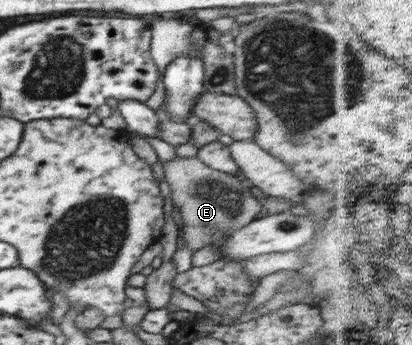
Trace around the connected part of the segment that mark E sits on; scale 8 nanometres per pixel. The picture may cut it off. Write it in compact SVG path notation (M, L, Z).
M197 155L191 158L177 156L162 164L172 203L181 213L180 233L183 243L194 252L211 245L215 237L234 233L250 224L262 211L262 205L252 197L243 180L208 167Z

